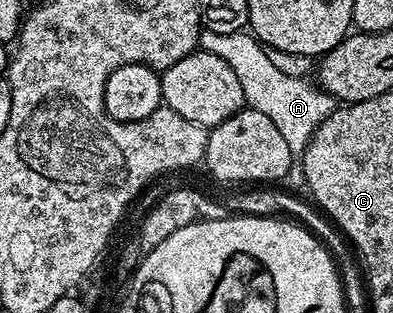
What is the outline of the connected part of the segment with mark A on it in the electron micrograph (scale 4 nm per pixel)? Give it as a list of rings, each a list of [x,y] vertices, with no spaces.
[[[202,28],[200,36],[200,48],[204,52],[211,55],[219,55],[219,59],[223,59],[223,63],[227,63],[227,67],[231,67],[231,71],[235,71],[235,76],[239,79],[239,87],[243,87],[243,99],[248,108],[259,111],[259,115],[267,116],[271,123],[279,130],[279,135],[287,142],[287,147],[295,155],[304,153],[307,143],[310,141],[311,135],[317,129],[319,123],[333,113],[335,102],[329,93],[323,92],[312,82],[307,83],[303,79],[299,79],[289,73],[283,73],[282,69],[271,59],[270,50],[262,45],[252,32],[242,31],[239,33],[228,33],[227,35],[219,35],[219,31],[211,31]]]

